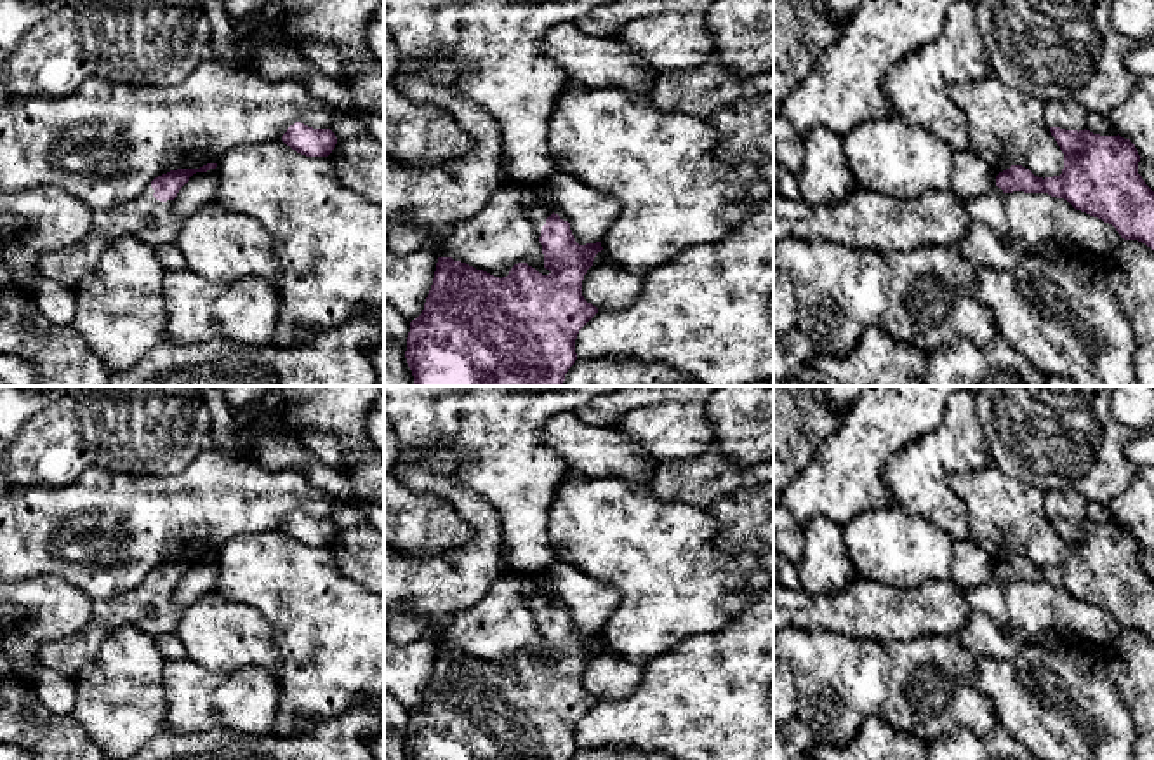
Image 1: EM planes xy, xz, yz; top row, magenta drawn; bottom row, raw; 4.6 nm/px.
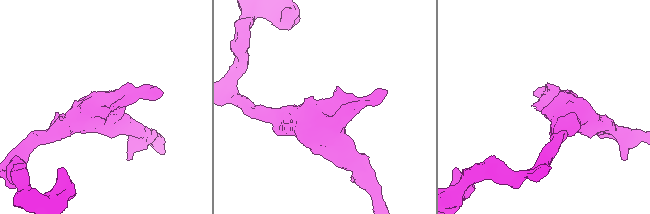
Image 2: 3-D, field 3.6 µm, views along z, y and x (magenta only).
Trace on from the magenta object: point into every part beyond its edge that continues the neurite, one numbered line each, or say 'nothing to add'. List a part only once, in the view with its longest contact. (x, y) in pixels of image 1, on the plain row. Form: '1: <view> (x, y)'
1: xz (539, 593)

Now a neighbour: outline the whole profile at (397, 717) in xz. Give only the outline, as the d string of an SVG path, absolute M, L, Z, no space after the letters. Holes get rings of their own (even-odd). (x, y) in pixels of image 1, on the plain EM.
M384 690L384 760L410 760L405 741L410 711Z

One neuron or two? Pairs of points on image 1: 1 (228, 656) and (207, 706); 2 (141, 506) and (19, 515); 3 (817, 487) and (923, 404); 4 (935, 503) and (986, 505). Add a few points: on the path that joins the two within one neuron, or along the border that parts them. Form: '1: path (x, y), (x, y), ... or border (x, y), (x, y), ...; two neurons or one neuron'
1: border (186, 656), (211, 670), (251, 666), (265, 670); two neurons
2: path (112, 506), (49, 515); one neuron
3: path (843, 468), (897, 414); one neuron
4: border (981, 466), (948, 477), (967, 512), (970, 536); two neurons

